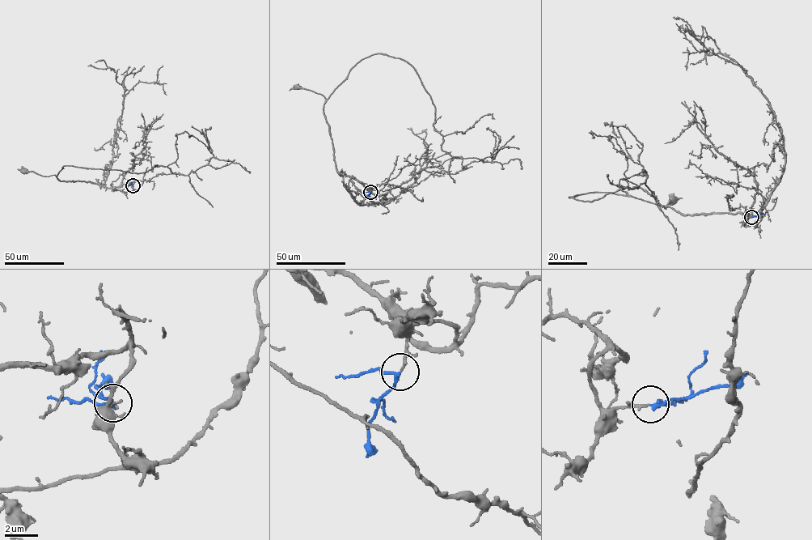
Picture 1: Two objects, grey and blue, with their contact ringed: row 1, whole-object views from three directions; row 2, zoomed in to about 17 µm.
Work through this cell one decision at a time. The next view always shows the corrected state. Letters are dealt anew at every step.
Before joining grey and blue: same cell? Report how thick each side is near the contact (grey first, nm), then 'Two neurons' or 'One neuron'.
Thickness 150 nm (grey) against 160 nm. One neuron

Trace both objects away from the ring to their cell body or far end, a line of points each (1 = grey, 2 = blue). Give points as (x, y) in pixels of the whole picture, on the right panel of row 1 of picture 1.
1: (751, 217), (746, 217), (747, 210), (747, 222), (748, 215), (740, 213), (683, 214), (664, 208), (672, 201)
2: (751, 217), (763, 213)

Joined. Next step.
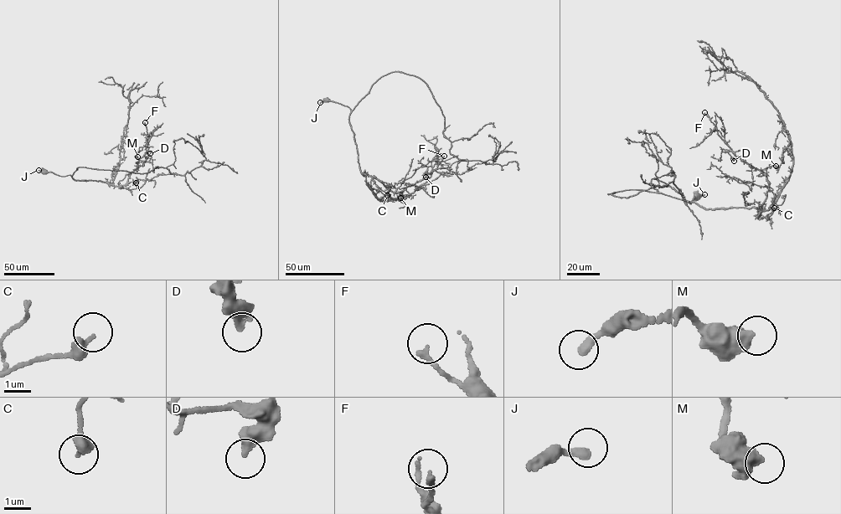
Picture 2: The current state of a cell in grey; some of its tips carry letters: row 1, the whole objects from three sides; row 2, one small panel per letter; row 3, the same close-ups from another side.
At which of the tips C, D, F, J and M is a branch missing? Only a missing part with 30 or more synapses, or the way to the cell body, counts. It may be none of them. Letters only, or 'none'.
none

